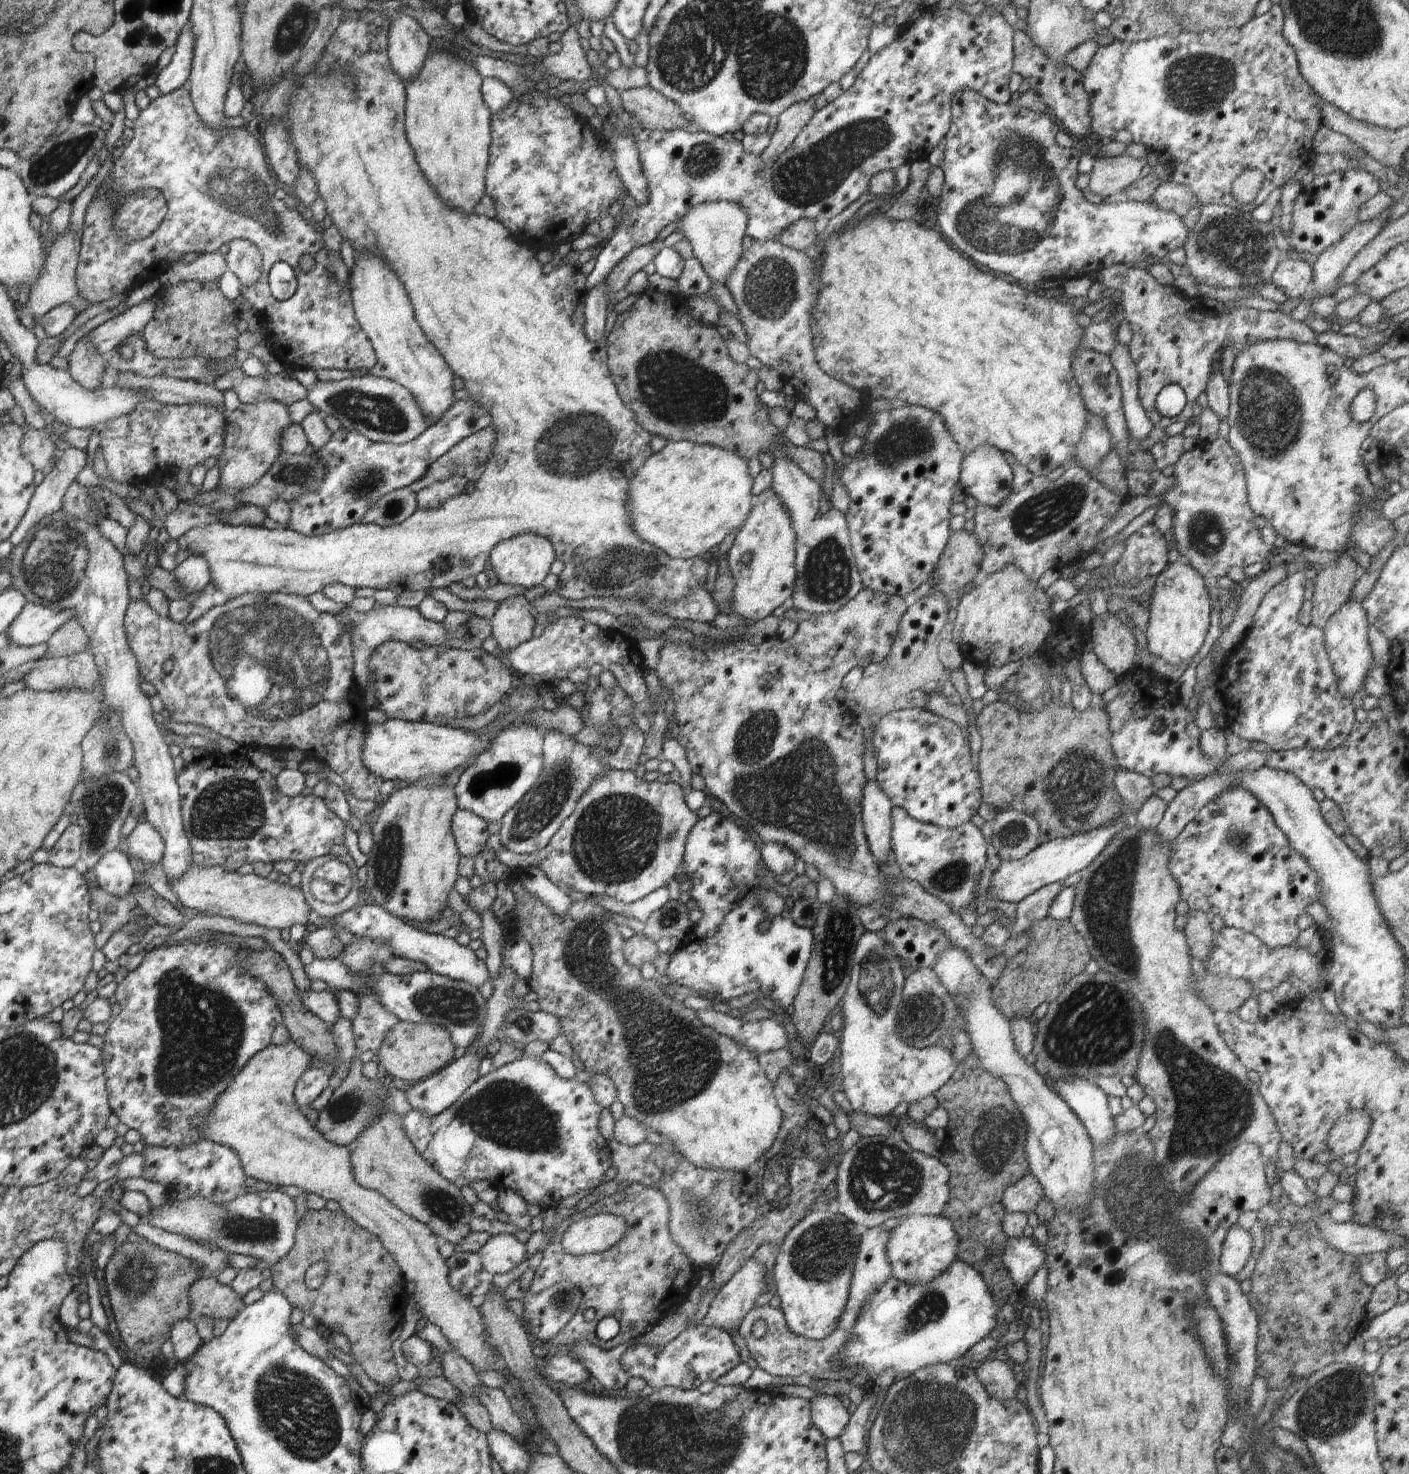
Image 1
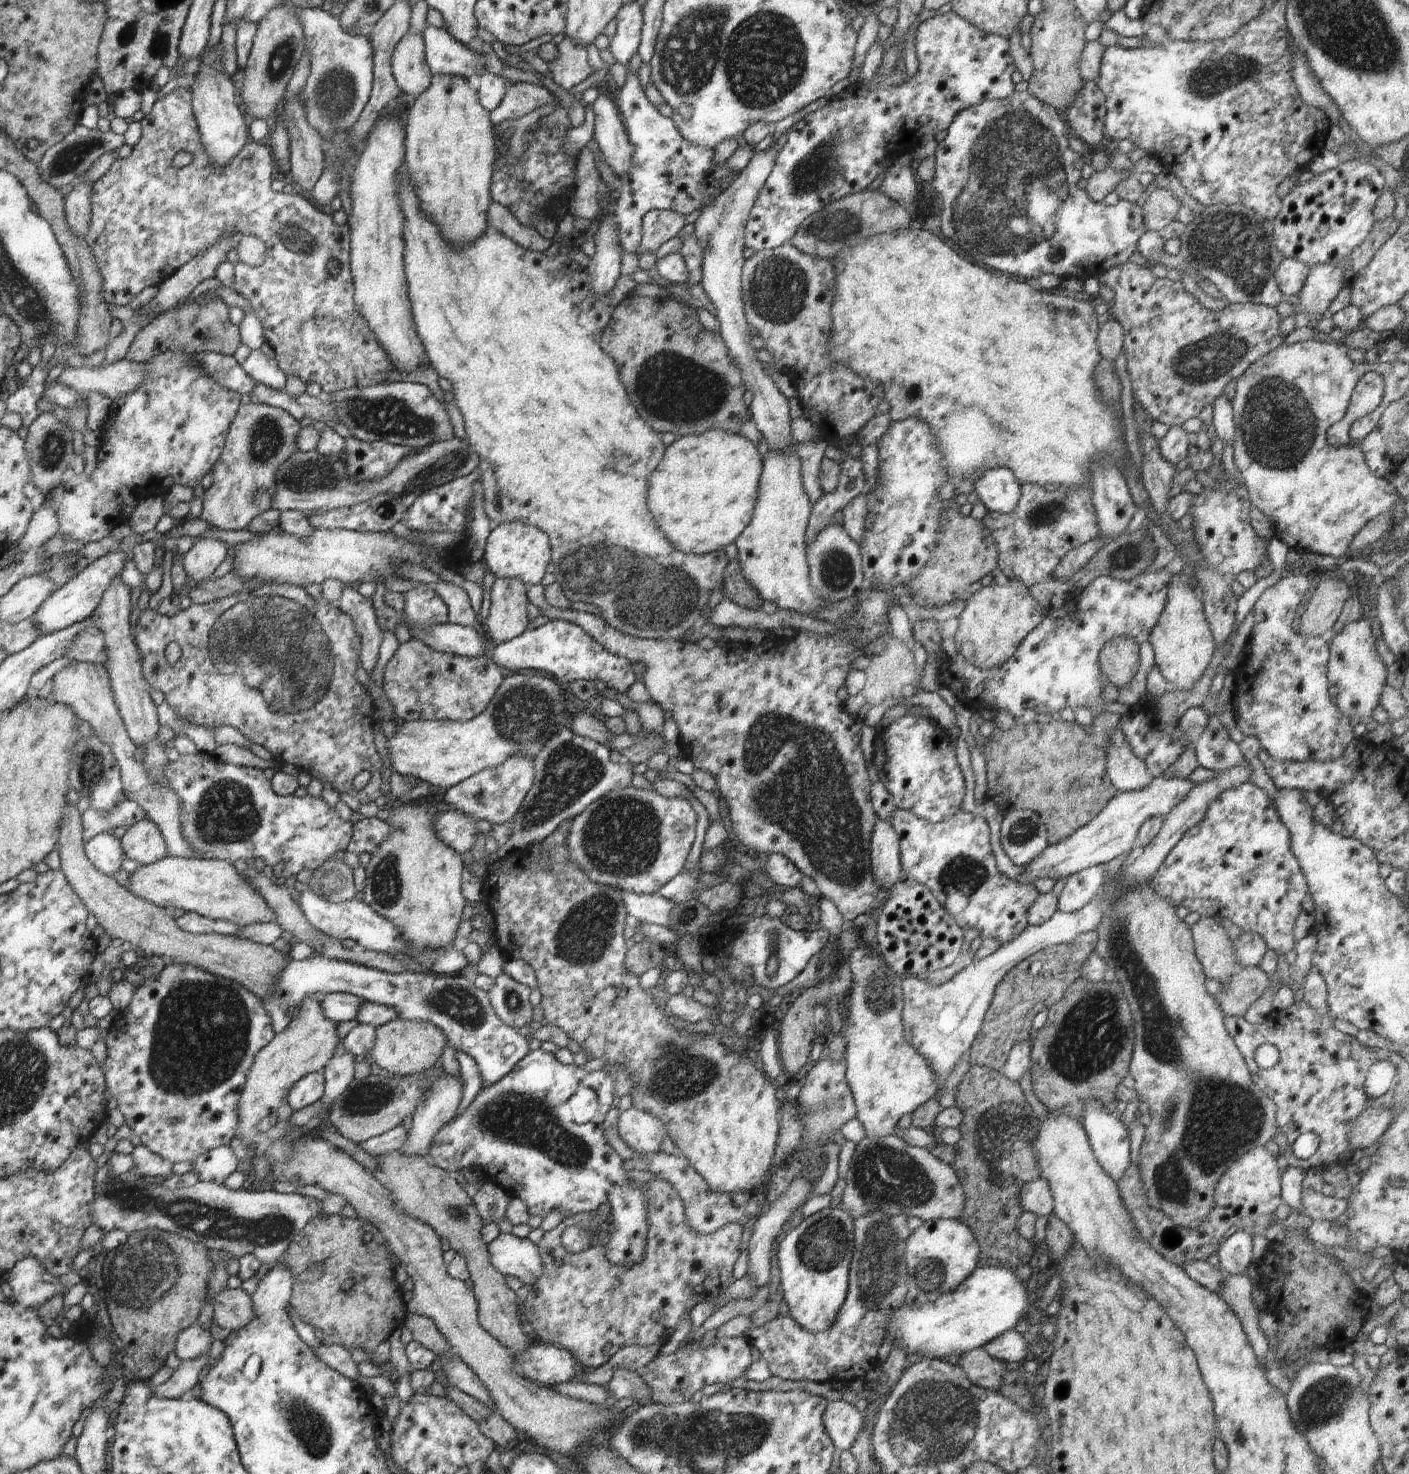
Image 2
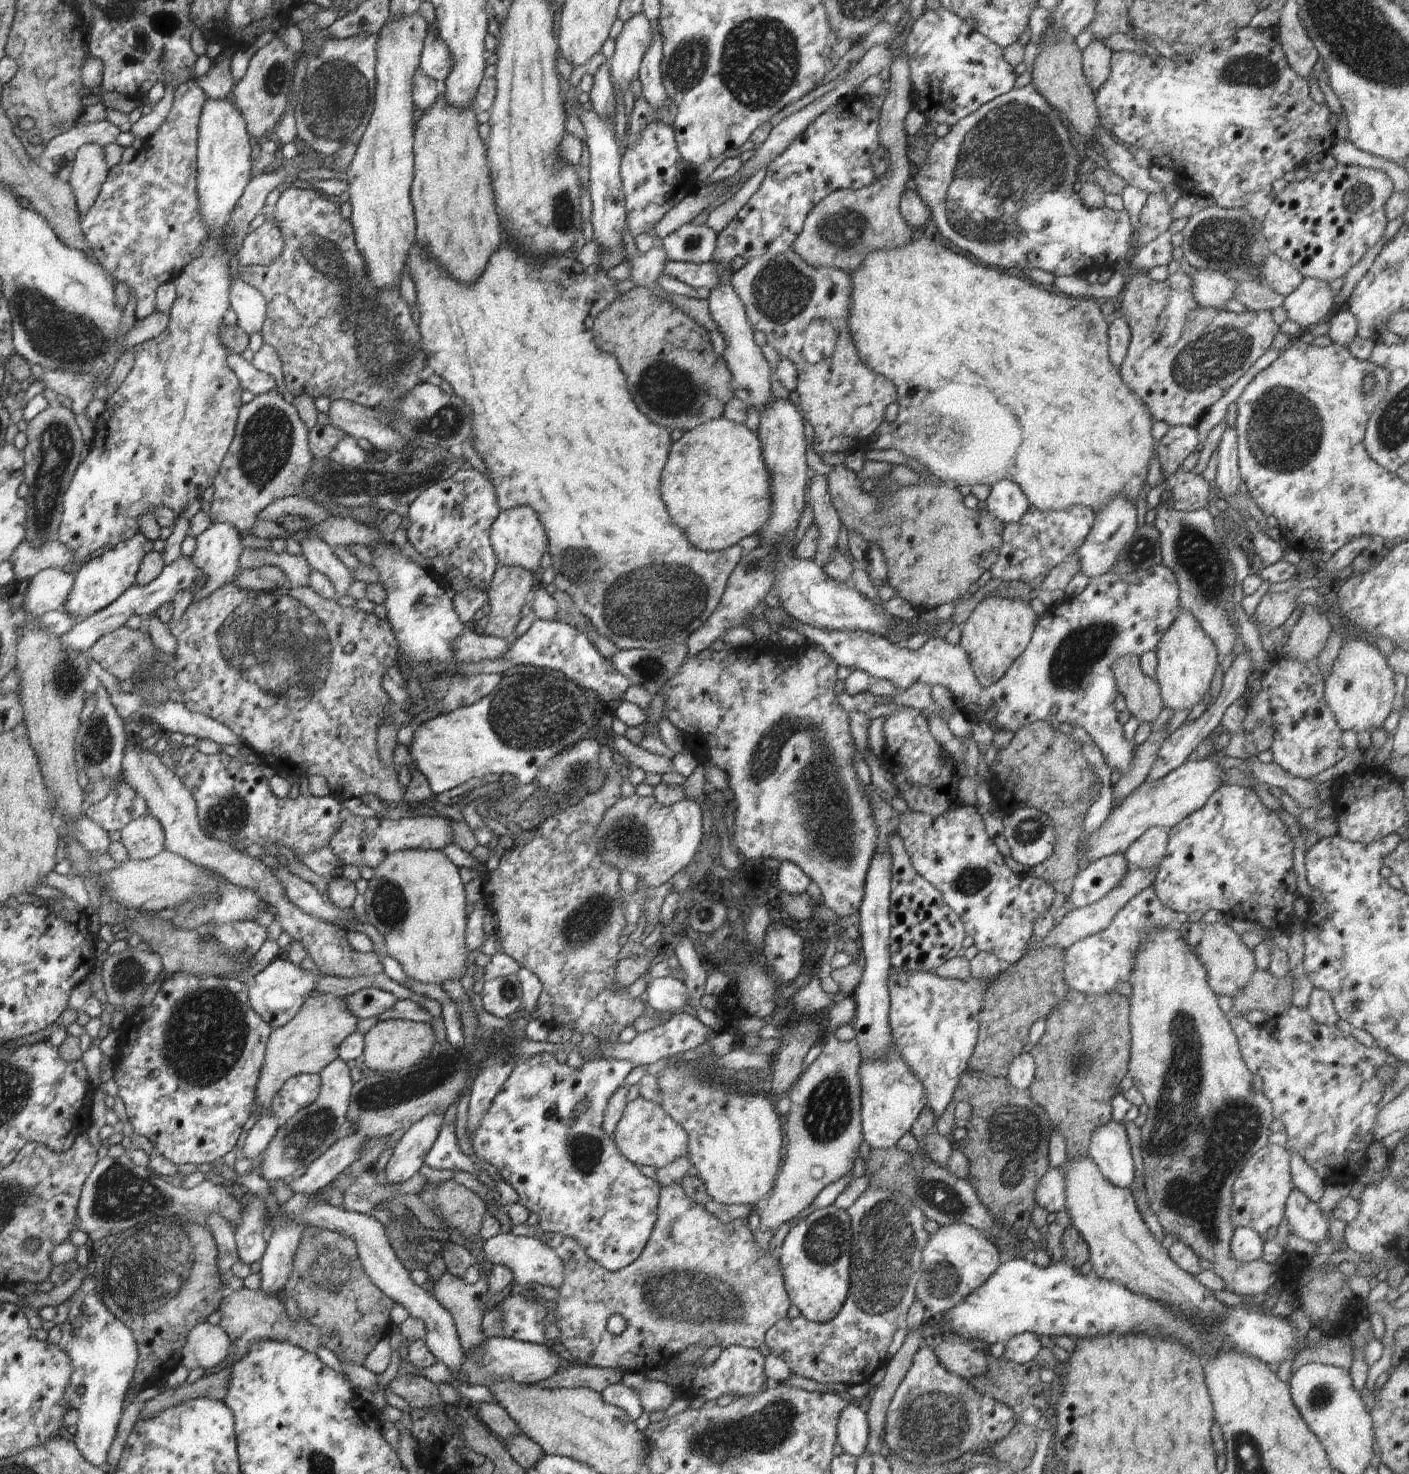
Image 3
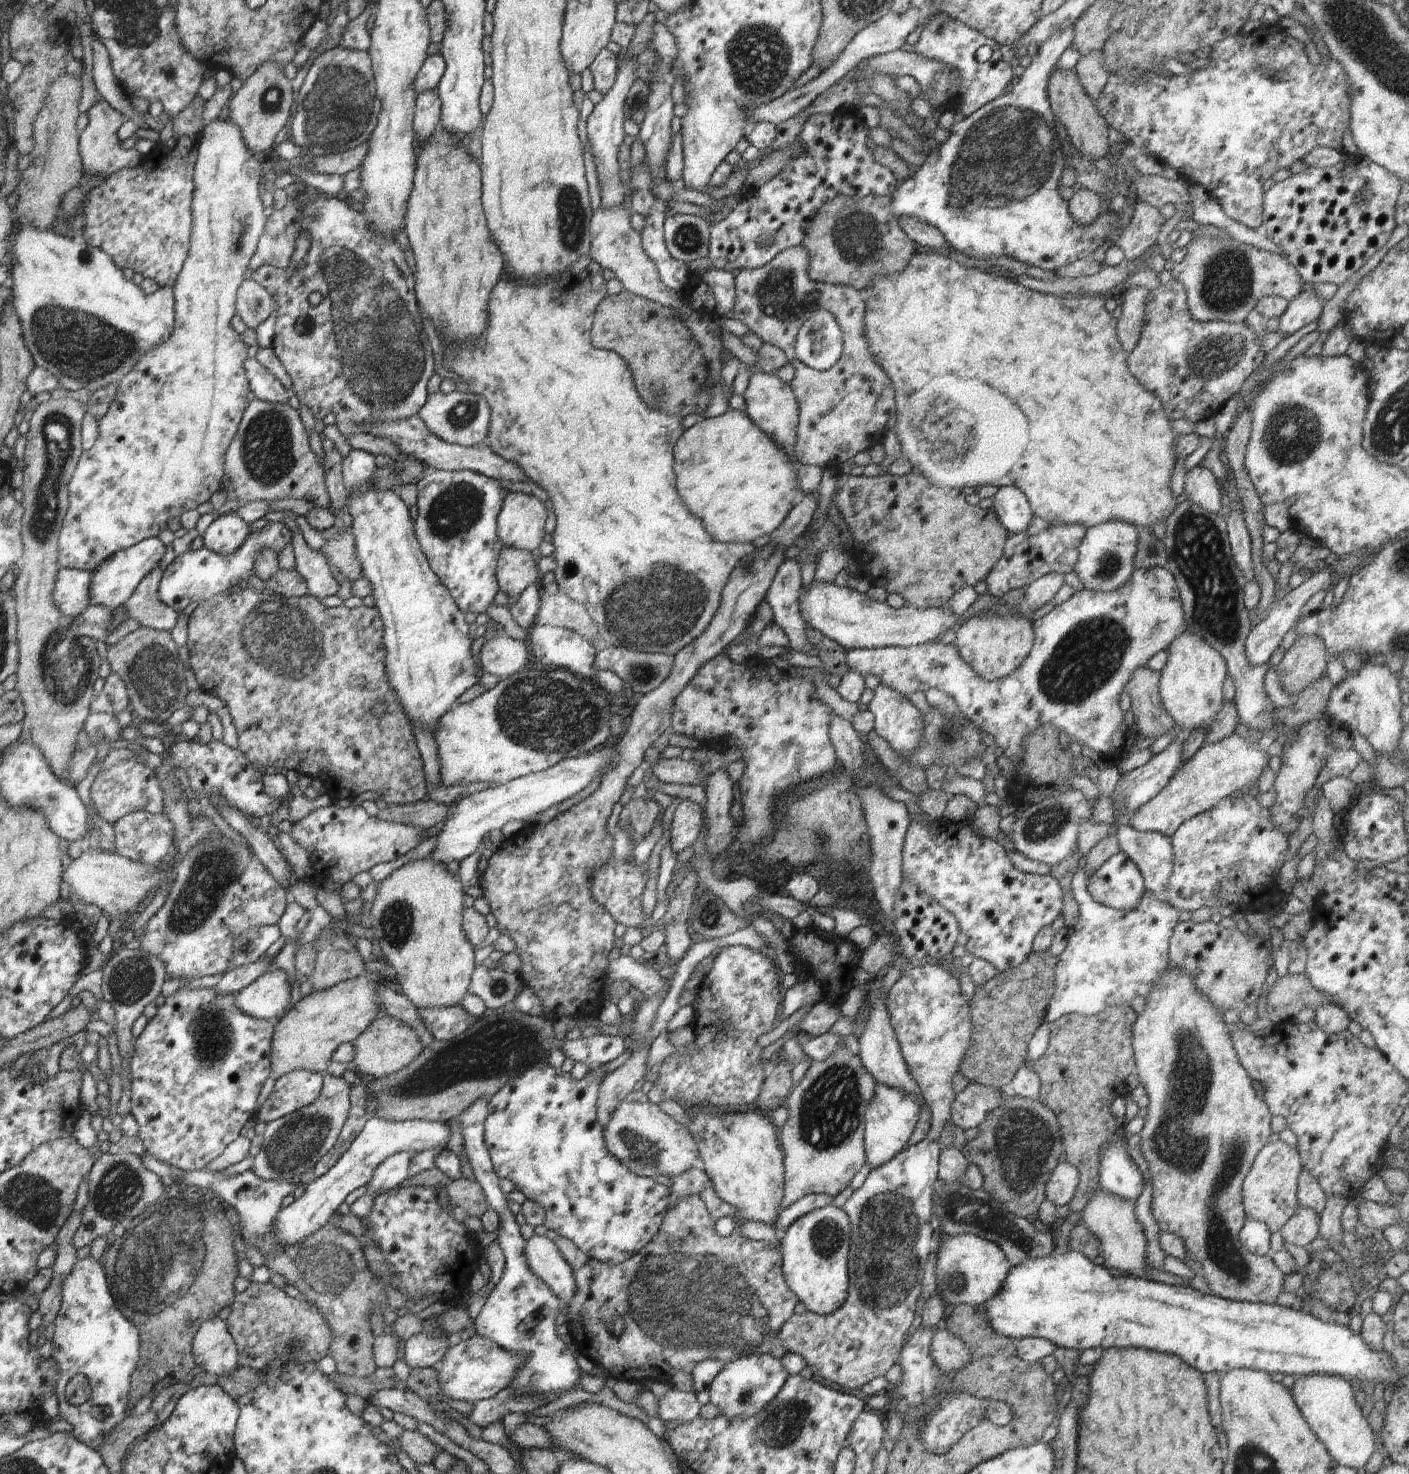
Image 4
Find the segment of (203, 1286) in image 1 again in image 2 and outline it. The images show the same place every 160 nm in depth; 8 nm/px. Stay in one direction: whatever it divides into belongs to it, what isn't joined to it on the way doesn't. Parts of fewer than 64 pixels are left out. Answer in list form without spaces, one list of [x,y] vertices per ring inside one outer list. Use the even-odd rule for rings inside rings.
[[[241,1288],[224,1289],[212,1296],[213,1318],[218,1326],[236,1332],[256,1318],[251,1296]]]

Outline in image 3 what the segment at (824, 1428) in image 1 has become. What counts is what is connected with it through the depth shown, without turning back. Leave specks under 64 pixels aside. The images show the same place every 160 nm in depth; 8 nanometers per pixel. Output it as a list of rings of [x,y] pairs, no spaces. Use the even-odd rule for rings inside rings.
[[[847,1404],[837,1421],[837,1444],[844,1449],[844,1453],[859,1456],[867,1451],[869,1423],[867,1414],[858,1406]]]

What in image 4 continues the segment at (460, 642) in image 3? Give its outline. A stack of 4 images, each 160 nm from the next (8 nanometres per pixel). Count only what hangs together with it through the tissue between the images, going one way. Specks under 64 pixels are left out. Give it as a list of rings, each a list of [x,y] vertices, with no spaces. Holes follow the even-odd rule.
[[[506,635],[489,638],[482,646],[480,662],[486,673],[503,679],[534,664],[524,640],[514,640]]]

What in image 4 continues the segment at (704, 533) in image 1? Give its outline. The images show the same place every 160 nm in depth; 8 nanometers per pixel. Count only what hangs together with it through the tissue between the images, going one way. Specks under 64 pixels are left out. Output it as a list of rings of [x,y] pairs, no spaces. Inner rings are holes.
[[[732,408],[721,416],[702,418],[683,432],[674,448],[676,490],[680,500],[684,500],[690,512],[702,520],[708,534],[724,543],[752,543],[756,538],[770,536],[780,528],[792,510],[792,501],[798,491],[802,491],[798,482],[799,465],[745,412]]]

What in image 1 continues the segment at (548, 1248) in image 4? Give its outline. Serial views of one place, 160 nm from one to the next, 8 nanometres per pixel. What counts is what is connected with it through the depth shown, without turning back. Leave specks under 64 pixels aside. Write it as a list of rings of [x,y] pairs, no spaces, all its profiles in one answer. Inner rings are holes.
[[[499,1233],[491,1235],[478,1252],[485,1276],[504,1274],[526,1258],[526,1245],[514,1235]]]

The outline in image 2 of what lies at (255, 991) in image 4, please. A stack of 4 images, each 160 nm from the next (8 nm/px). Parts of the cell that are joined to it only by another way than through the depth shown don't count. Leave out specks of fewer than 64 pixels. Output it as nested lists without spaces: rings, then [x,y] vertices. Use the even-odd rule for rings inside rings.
[[[318,957],[296,961],[291,960],[280,972],[276,986],[268,1000],[260,999],[262,1008],[268,1012],[275,1034],[288,1027],[292,1014],[300,1003],[316,992],[352,994],[370,1003],[394,1008],[398,1019],[434,1024],[456,1050],[468,1054],[476,1061],[482,1088],[496,1084],[511,1072],[520,1060],[530,1053],[529,1034],[510,1028],[501,1022],[484,992],[473,984],[472,977],[460,975],[424,974],[424,972],[386,973],[358,964]]]

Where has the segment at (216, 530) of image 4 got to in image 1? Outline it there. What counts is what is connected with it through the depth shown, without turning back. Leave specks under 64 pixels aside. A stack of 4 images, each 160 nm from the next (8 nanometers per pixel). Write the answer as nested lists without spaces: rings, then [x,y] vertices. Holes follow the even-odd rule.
[[[190,555],[174,570],[179,588],[187,590],[188,595],[198,595],[211,581],[210,569],[206,559],[202,556]]]

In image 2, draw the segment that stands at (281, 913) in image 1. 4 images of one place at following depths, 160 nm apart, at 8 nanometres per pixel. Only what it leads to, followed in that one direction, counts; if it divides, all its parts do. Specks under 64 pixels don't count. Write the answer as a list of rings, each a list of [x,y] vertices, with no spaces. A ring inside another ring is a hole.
[[[164,856],[153,864],[141,865],[130,874],[129,891],[158,908],[182,909],[211,920],[228,920],[246,927],[250,924],[275,922],[276,916],[254,886],[238,874],[226,860]]]

